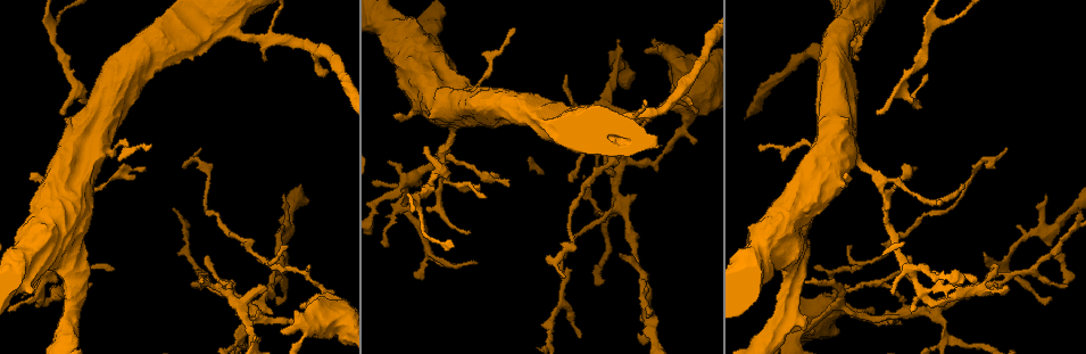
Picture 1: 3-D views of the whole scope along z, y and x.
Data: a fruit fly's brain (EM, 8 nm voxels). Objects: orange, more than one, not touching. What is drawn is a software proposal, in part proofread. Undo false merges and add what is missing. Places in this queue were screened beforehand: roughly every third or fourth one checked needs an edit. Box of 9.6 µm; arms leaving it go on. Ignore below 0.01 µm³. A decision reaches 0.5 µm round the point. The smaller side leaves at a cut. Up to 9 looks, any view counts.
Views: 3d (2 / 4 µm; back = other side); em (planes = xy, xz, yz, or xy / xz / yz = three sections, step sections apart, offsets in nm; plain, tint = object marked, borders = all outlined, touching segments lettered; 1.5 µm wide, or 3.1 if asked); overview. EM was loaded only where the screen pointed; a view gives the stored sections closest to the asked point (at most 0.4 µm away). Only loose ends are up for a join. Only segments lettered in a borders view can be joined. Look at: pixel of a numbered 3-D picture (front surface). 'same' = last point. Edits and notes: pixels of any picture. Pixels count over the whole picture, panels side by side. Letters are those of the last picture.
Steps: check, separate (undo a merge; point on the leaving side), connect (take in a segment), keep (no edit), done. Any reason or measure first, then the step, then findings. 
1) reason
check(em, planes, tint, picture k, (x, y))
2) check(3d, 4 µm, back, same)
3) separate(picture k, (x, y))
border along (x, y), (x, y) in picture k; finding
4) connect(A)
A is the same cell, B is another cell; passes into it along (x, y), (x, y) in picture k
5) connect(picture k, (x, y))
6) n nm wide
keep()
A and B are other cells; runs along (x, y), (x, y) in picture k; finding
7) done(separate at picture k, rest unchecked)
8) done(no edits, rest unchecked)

check(em, planes, borders, picture 1, (604, 160))

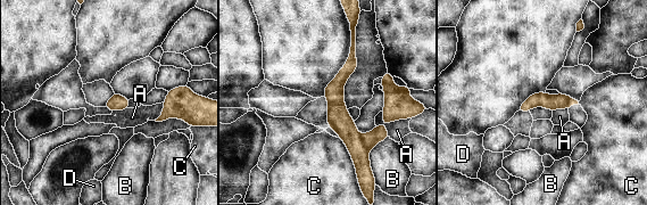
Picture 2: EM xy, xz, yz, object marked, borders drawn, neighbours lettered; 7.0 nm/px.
110 nm wide
separate(picture 2, (339, 120))
A, B, C and D are other cells; the part that leaves runs along (353, 49), (337, 112), (363, 158) in picture 2; a second cell is stuck on

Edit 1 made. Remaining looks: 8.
redraw
check(overview)

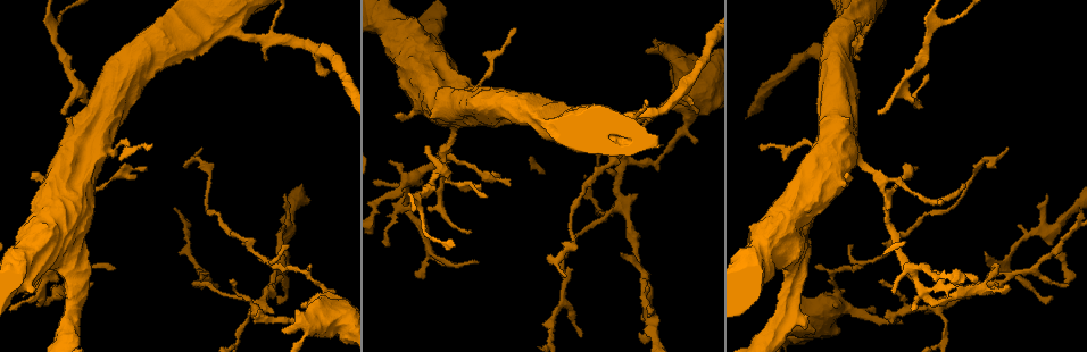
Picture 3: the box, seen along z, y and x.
free end
check(3d, 4 µm, picture 3, (107, 185))

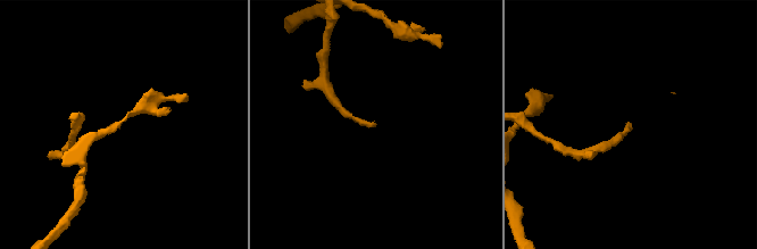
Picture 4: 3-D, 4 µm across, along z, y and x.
need the tissue
check(em, planes, borders, picture 4, (374, 124))

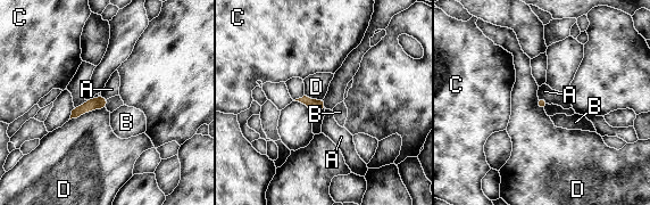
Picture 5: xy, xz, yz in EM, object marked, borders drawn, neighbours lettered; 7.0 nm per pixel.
70 nm wide
keep()
A, B, C and D are other cells; none of them fits

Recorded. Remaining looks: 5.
branch stops here
check(3d, 4 µm, back, picture 3, (649, 317))

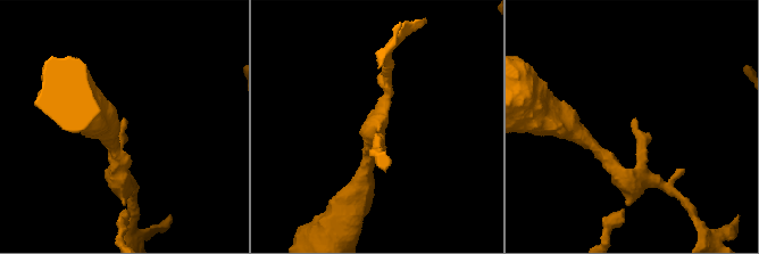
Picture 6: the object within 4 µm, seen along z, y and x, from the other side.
check(em, xy, step 4, borders, picture 6, (633, 120))

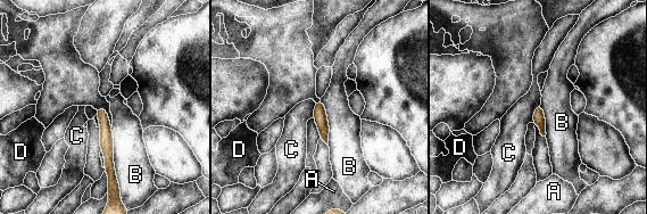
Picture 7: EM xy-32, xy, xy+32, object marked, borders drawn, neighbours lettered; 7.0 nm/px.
keep()
A, B, C and D are other cells; border along (540, 103), (536, 106), (531, 122) in picture 7; no lettered segment goes on from it

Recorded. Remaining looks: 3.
thick end
check(3d, 4 µm, picture 3, (301, 303))

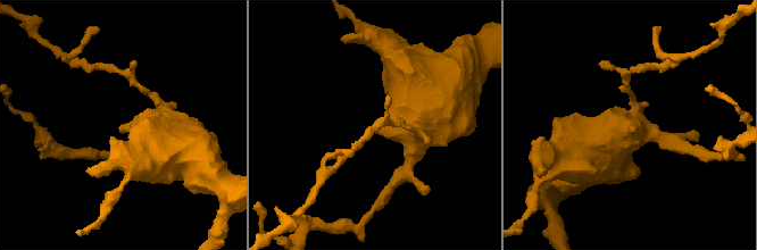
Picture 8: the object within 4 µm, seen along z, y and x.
now the EM
check(em, xy, step 4, borders, picture 8, (120, 124))

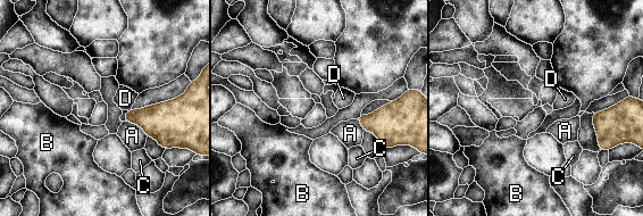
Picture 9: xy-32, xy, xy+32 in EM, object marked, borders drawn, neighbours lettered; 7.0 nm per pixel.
cut it another way
check(em, planes, borders, same)

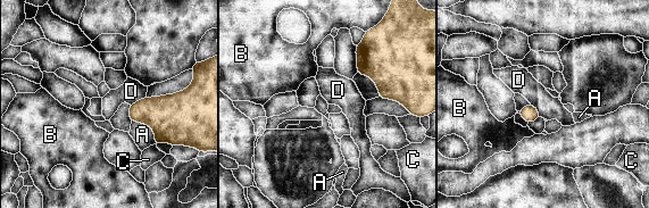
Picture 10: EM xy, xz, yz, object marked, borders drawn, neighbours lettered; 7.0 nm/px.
keep()
A, B, C and D are other cells; border along (146, 96), (130, 105) in picture 10; no lettered segment goes on from it

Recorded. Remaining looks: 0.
done(separate at picture 2, rest unchecked)

